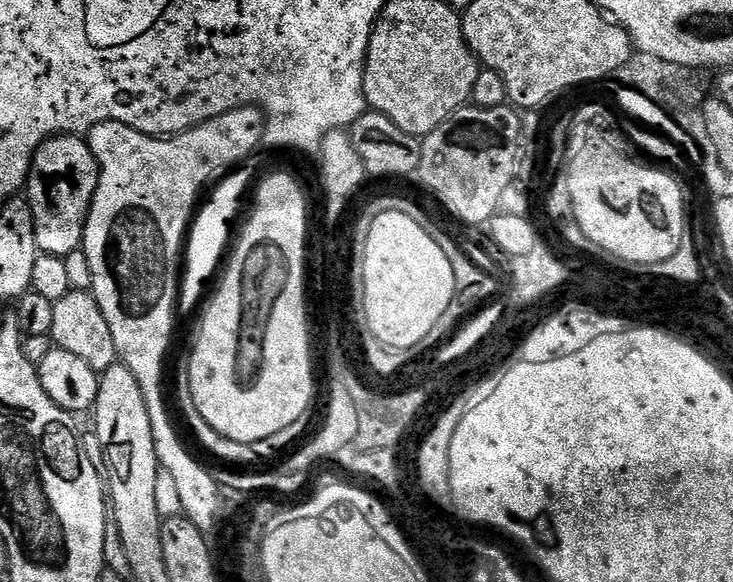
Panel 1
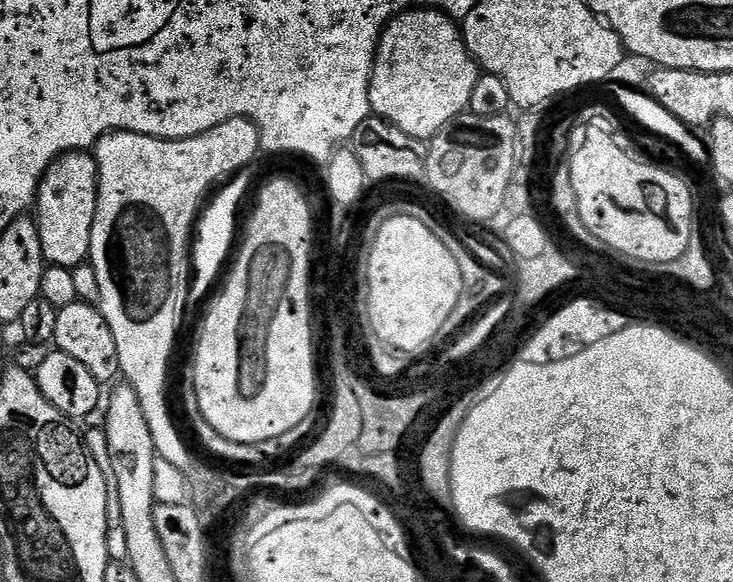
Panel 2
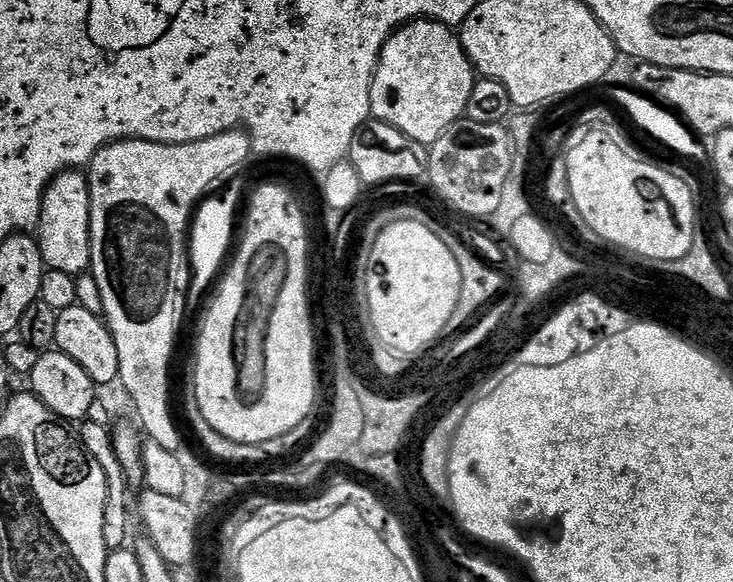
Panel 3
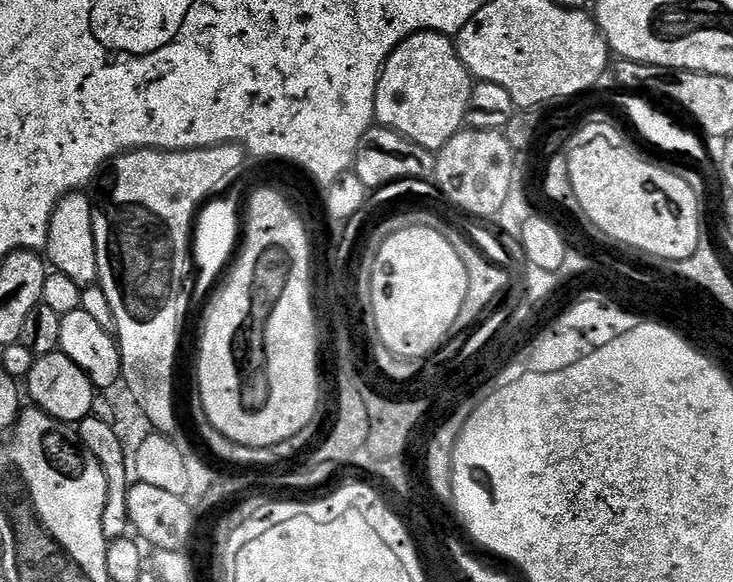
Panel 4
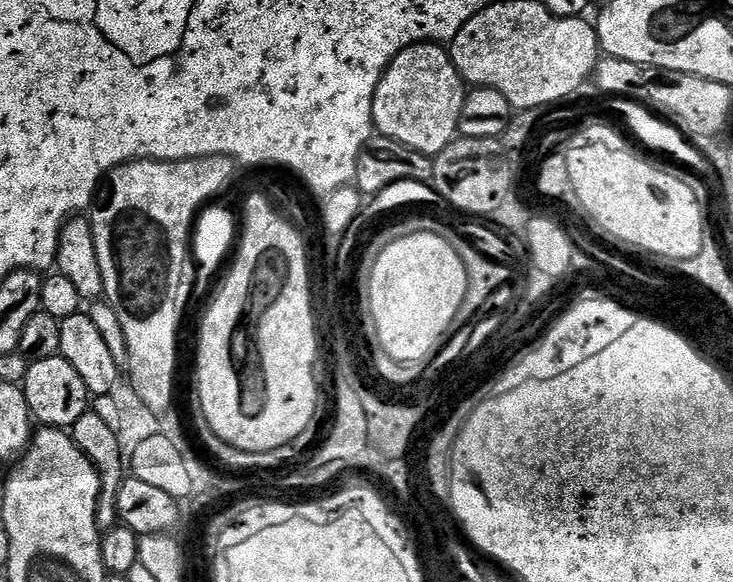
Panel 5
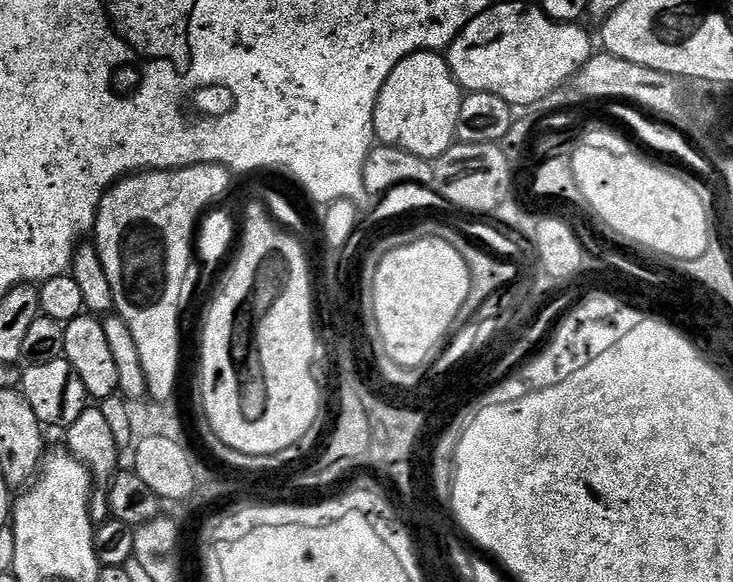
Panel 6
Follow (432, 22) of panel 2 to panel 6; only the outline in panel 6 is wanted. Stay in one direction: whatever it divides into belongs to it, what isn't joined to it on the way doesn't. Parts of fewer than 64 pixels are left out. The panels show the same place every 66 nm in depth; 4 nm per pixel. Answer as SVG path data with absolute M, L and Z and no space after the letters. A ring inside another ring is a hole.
M436 50L412 52L386 78L376 99L372 119L375 139L382 144L418 154L429 162L435 161L452 147L458 130L458 110L462 99L460 83L454 78L447 59Z

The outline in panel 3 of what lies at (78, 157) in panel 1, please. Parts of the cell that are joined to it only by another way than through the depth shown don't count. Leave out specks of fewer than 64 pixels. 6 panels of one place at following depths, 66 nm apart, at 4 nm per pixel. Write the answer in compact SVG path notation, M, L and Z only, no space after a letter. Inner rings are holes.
M80 170L60 172L44 191L40 211L38 239L42 258L51 270L78 277L92 266L92 239L90 238L90 210L92 194L87 175Z

